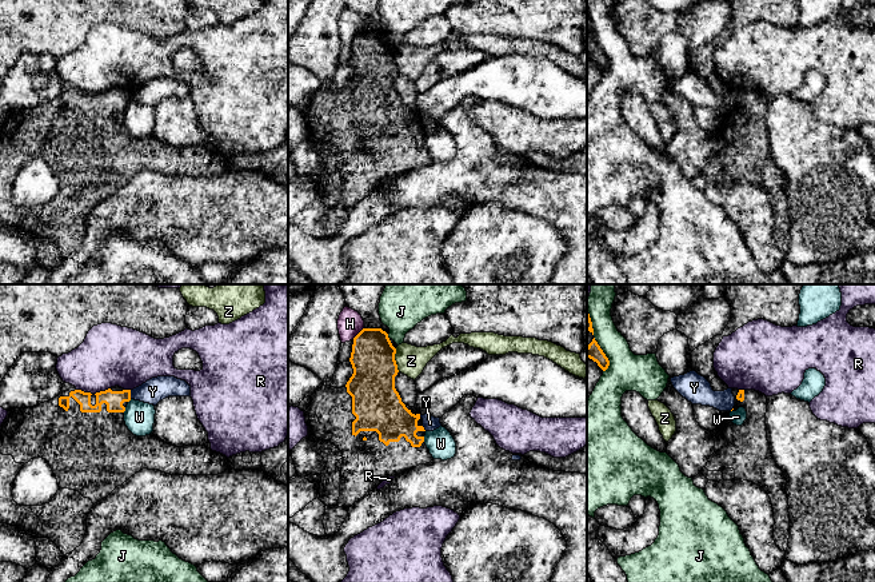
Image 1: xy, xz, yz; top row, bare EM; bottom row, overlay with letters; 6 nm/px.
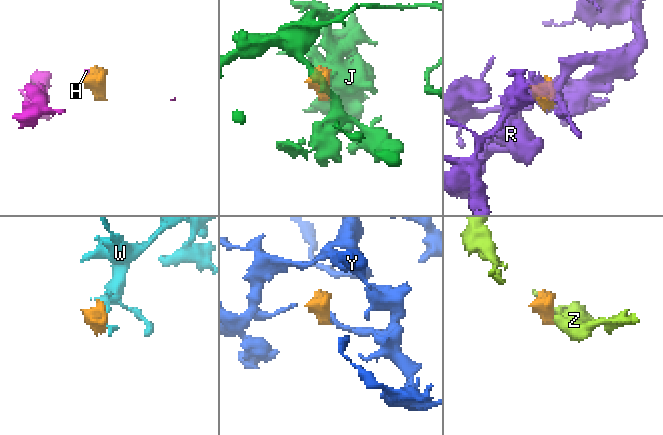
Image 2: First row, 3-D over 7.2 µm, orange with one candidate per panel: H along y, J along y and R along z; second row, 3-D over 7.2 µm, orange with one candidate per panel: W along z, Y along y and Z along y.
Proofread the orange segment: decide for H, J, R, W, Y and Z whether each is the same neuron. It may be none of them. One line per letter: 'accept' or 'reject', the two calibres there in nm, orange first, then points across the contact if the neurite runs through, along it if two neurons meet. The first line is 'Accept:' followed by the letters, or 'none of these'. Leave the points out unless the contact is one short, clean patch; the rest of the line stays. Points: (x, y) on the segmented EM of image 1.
Accept: none of these
H: reject; 260 nm thick on the orange side, 160 nm on the other
J: reject; 90 nm thick on the orange side, 220 nm on the other
R: reject; 110 nm thick on the orange side, 380 nm on the other
W: reject; 110 nm thick on the orange side, 190 nm on the other; border along xy (126, 407), (123, 411)
Y: reject; 110 nm thick on the orange side, 150 nm on the other; border along xy (130, 390), (131, 398)
Z: reject; 280 nm thick on the orange side, 180 nm on the other

